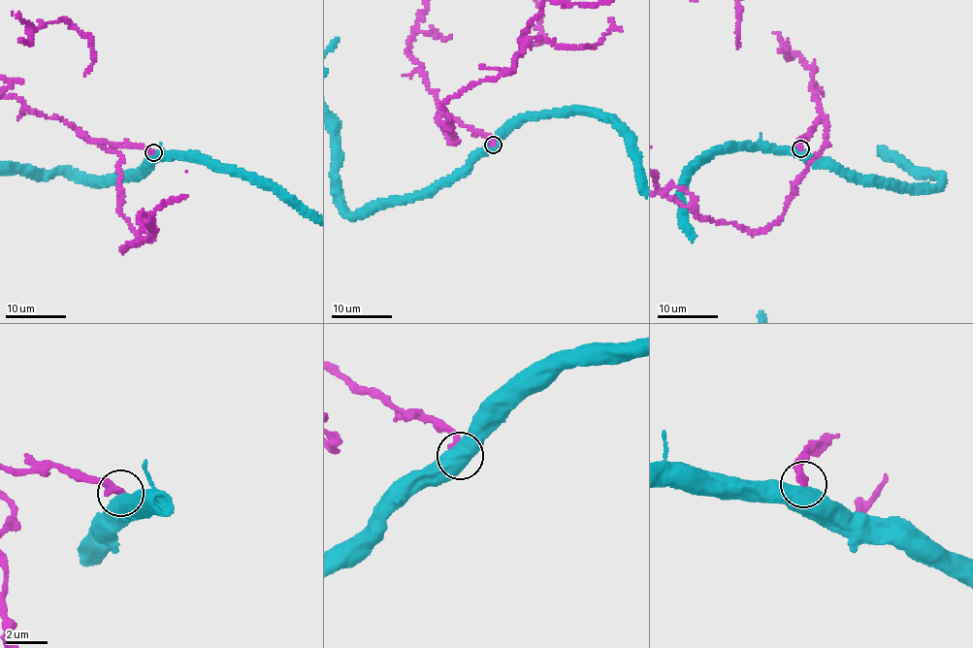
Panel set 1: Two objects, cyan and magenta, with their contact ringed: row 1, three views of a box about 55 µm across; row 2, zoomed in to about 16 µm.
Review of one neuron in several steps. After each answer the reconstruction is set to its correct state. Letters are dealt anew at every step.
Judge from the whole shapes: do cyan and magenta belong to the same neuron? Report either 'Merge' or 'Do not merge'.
Do not merge

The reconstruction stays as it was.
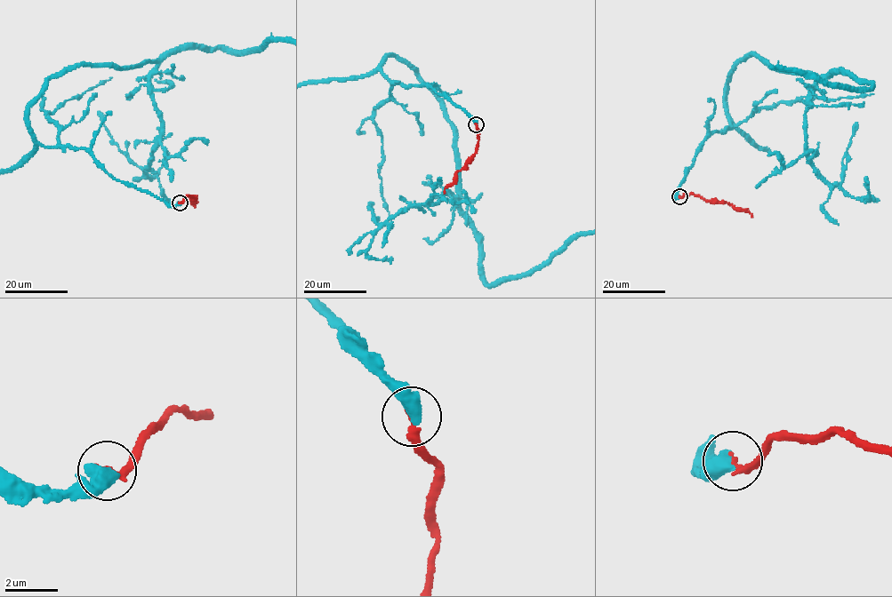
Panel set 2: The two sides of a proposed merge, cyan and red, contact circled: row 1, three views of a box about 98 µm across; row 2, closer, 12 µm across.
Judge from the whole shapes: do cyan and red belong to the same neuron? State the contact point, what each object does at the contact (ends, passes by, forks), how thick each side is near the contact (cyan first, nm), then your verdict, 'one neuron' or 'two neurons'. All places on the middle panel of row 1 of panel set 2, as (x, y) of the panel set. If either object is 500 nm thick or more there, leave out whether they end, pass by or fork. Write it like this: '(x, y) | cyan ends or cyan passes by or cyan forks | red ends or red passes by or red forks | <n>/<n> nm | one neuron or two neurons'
(476, 124) | 650/280 nm | one neuron

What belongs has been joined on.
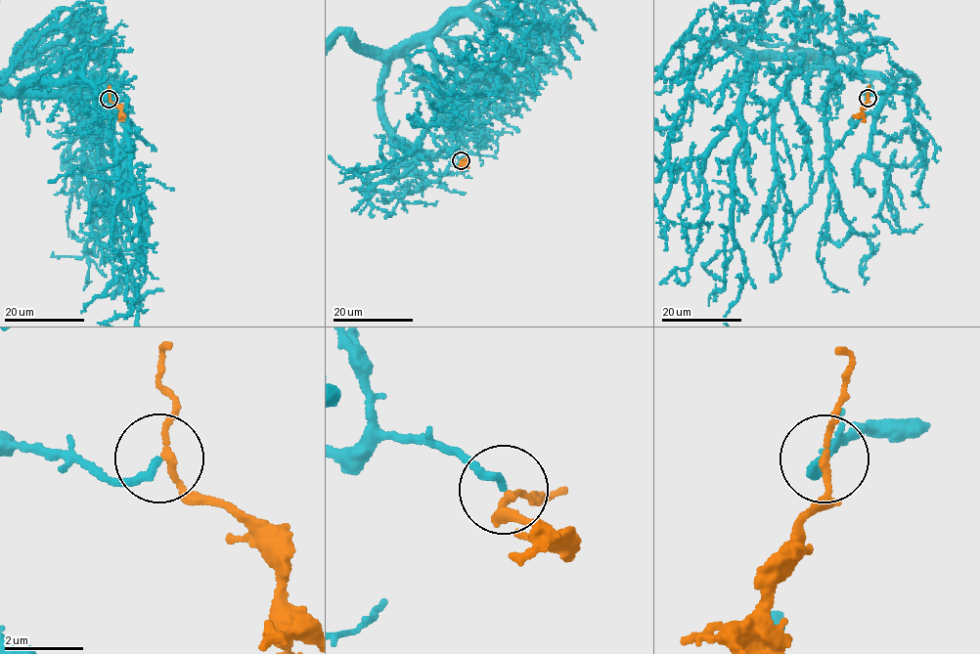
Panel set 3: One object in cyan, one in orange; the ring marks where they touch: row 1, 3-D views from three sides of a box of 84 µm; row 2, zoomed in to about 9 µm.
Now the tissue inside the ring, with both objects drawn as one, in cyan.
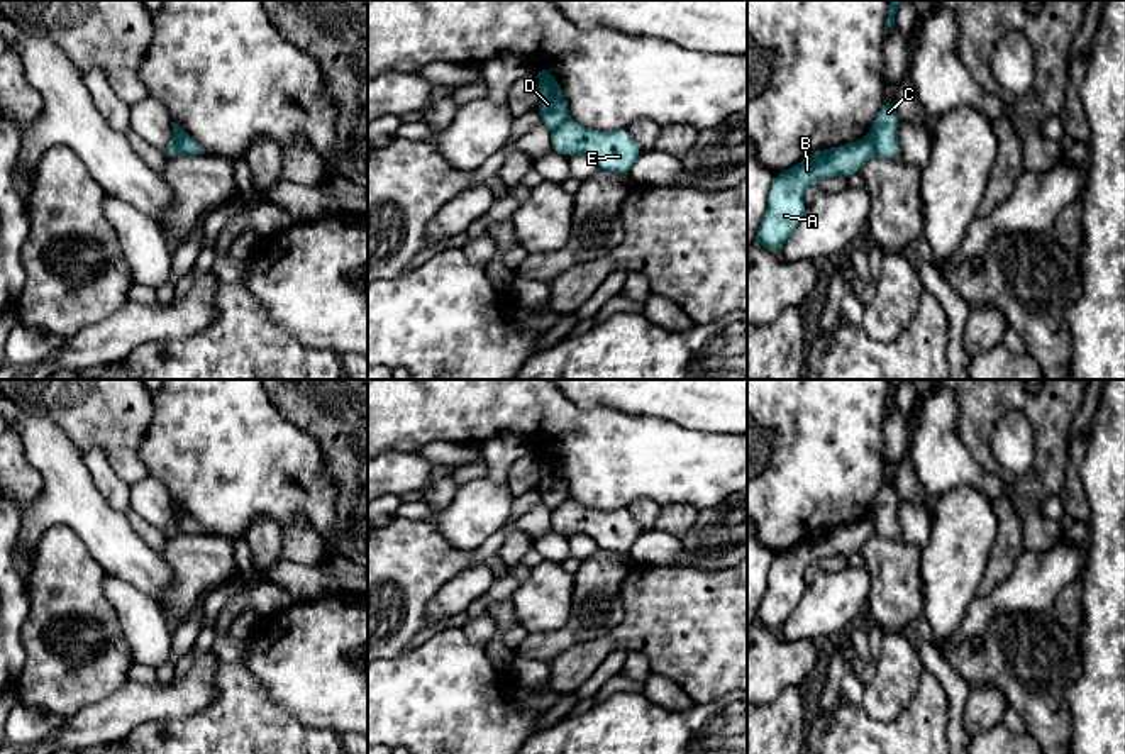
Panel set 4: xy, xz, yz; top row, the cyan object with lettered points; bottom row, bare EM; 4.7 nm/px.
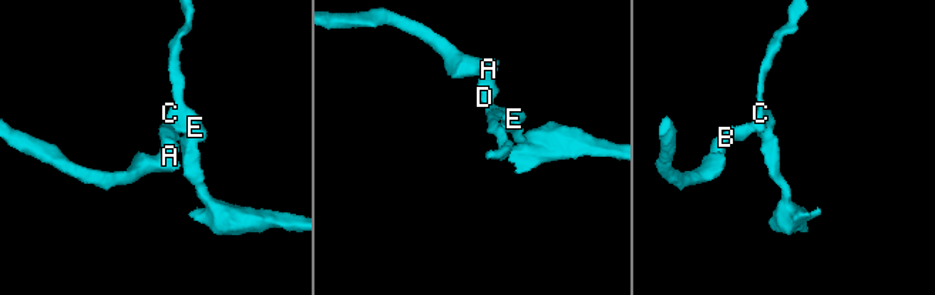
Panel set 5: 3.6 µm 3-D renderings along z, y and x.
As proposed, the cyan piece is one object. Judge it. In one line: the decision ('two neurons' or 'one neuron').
two neurons

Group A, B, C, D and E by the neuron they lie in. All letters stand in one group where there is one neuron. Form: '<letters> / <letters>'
A B D / C E

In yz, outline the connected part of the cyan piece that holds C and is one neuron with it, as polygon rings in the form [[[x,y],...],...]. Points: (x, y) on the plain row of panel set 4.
[[[889,476],[879,488],[876,502],[869,513],[879,535],[891,539],[900,534],[896,508],[898,493],[893,478]]]

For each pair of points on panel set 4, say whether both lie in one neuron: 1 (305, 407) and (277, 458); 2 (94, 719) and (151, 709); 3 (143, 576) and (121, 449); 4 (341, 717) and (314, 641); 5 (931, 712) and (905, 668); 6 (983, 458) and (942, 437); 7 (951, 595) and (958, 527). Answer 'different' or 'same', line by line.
1: different
2: same
3: different
4: same
5: different
6: different
7: same

